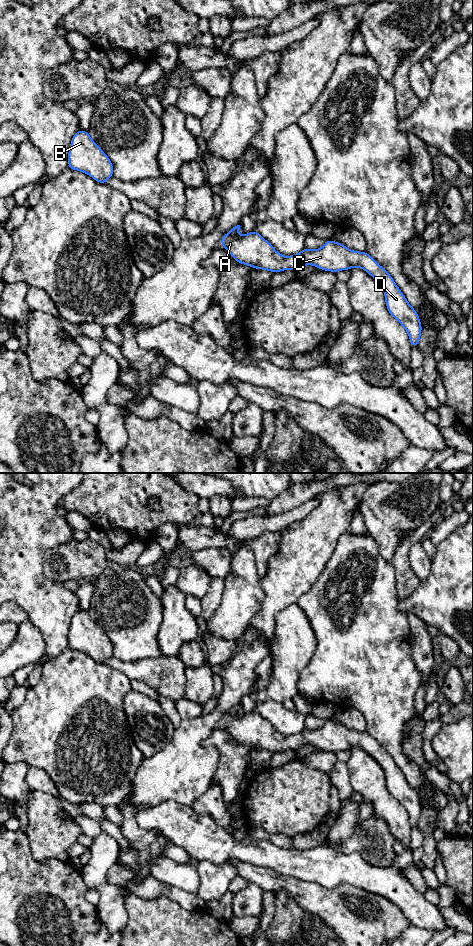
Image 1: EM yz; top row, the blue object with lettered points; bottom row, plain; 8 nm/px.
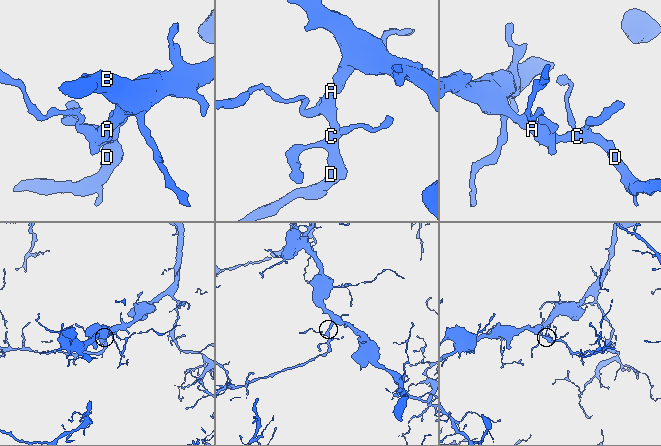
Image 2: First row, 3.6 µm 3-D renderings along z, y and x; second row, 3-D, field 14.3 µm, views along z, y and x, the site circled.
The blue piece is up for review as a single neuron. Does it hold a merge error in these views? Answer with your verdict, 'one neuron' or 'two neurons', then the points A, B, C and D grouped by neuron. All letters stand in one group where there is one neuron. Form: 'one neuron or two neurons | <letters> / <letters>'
one neuron | A B C D

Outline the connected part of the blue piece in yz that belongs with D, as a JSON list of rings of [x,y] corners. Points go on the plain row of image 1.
[[[237,705],[223,715],[220,718],[221,728],[228,730],[238,743],[254,749],[273,753],[287,749],[298,751],[305,745],[330,752],[350,750],[353,747],[363,749],[381,766],[389,794],[408,812],[411,826],[418,828],[422,805],[417,791],[408,783],[392,756],[366,731],[354,731],[330,719],[319,729],[304,727],[295,735],[283,736],[258,711],[239,716],[239,710],[240,705]]]

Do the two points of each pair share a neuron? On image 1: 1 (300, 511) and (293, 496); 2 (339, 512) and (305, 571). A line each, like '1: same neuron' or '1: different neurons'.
1: different neurons
2: same neuron

